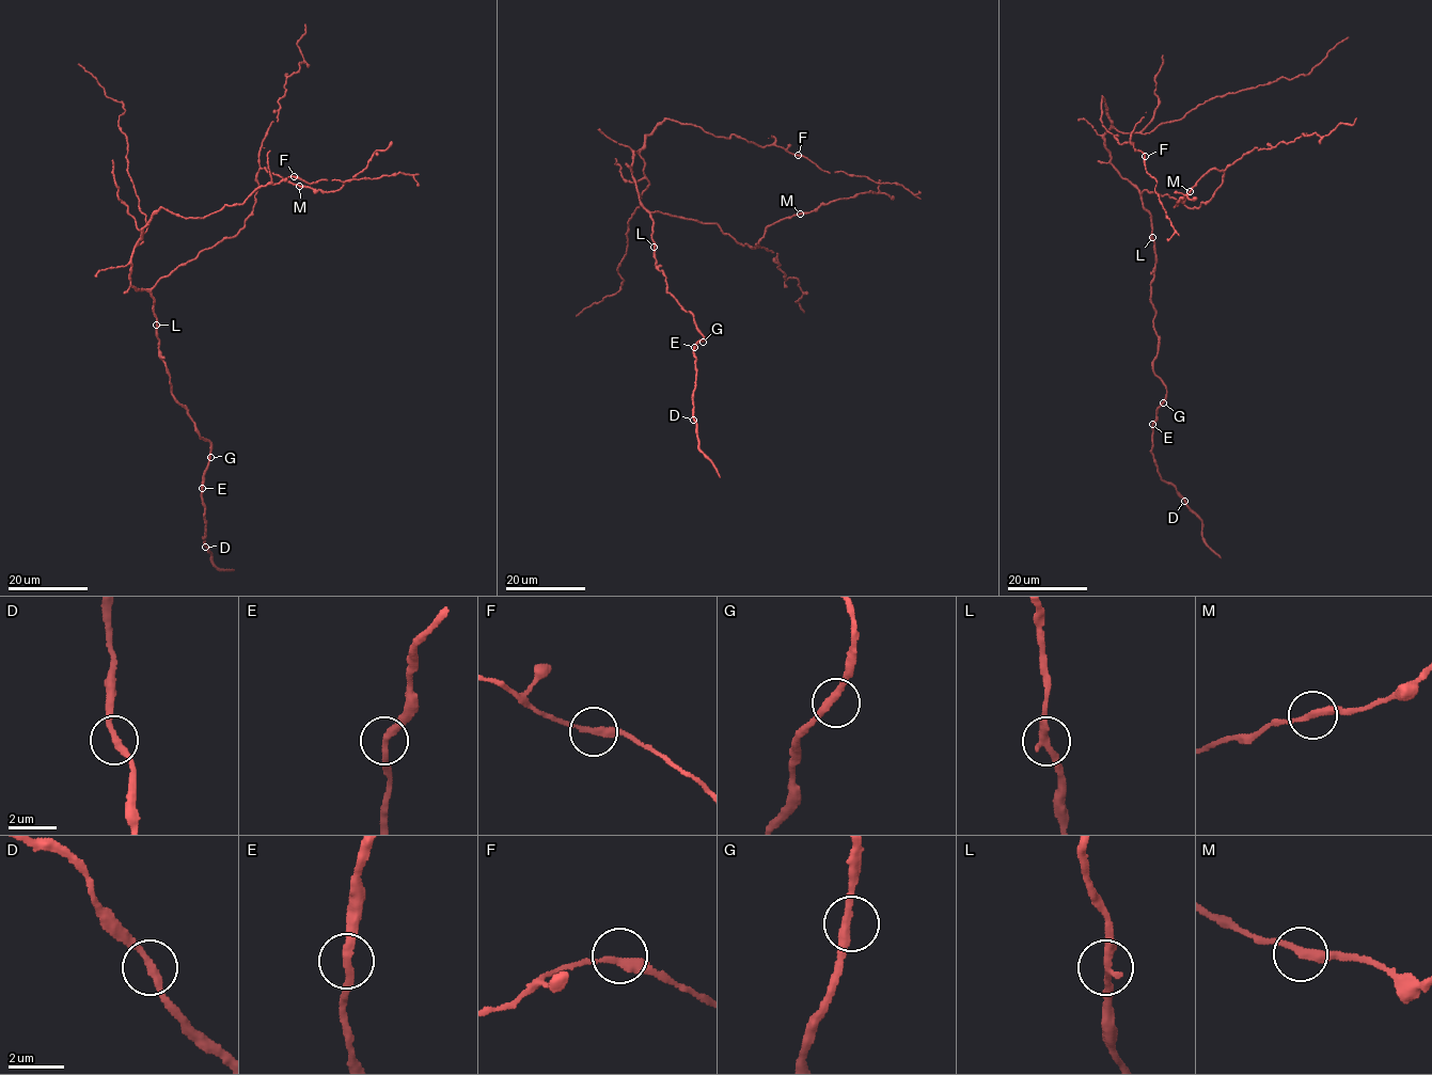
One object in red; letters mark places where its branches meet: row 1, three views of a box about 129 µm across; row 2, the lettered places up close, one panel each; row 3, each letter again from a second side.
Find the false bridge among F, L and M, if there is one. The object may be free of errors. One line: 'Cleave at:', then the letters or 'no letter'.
Cleave at: no letter

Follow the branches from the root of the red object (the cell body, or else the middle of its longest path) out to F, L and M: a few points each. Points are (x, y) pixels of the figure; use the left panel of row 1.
F: (144, 289), (130, 285), (131, 256), (157, 210), (205, 218), (242, 203), (258, 186), (294, 176)
L: (144, 289), (150, 291), (154, 300), (156, 325)
M: (144, 289), (204, 249), (238, 233), (255, 203), (258, 170), (266, 168), (299, 186)

